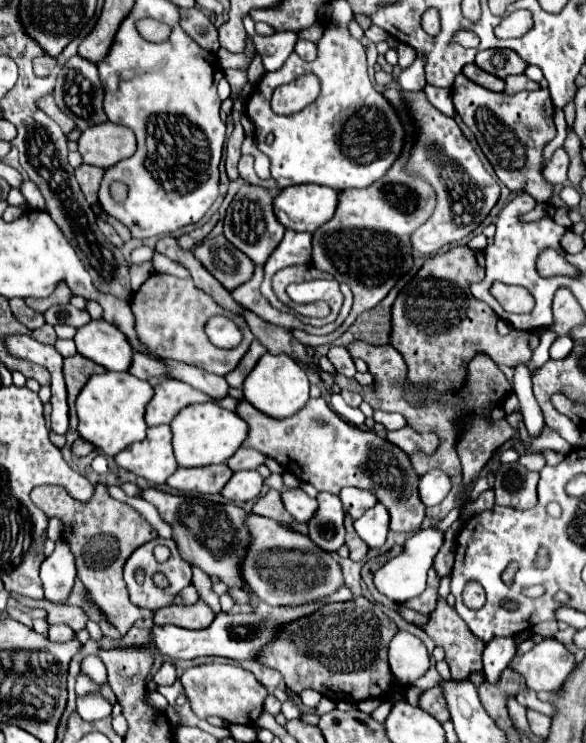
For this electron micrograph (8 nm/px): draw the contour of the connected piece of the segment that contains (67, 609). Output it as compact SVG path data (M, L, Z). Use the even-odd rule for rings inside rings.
M46 603L46 611L48 611L48 621L50 623L66 623L74 631L84 629L86 621L88 621L88 615L84 613L82 607L70 607L70 605L56 607L52 603Z

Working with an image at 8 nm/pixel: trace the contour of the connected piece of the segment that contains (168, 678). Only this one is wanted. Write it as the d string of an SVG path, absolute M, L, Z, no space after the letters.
M166 661L152 679L156 681L156 685L172 685L176 681L176 667L170 661Z

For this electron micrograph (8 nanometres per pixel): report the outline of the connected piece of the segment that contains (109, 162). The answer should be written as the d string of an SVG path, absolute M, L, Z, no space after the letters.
M100 123L88 127L78 139L78 151L88 165L108 169L120 159L128 159L136 151L136 137L128 127L116 123Z

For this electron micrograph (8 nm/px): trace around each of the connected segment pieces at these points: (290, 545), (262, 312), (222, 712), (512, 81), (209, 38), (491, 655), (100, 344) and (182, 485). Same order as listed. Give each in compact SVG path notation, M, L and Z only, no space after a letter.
M246 513L246 527L248 527L248 533L252 535L252 543L248 545L248 555L244 557L244 567L240 567L240 571L244 571L244 581L248 583L248 591L254 597L258 597L260 601L266 601L270 605L314 603L314 601L320 601L322 597L334 593L344 583L340 565L330 557L330 553L316 547L306 535L290 531L290 529L282 527L280 523L276 523L268 517L260 517L256 513Z
M256 267L254 271L254 277L240 285L238 289L232 291L232 297L246 309L254 311L256 315L260 315L262 319L266 319L268 323L274 323L274 325L280 325L280 327L286 327L286 329L304 329L306 325L296 319L292 313L282 313L282 311L276 311L260 293L260 283L264 279L264 271L262 267Z
M204 663L192 667L180 677L180 681L184 685L190 707L198 717L206 719L210 715L216 715L226 723L254 725L262 713L262 705L268 695L264 685L250 671L232 663Z
M510 75L506 77L506 93L516 93L522 89L538 89L540 85L536 81L530 81L526 75Z
M180 7L180 27L206 51L216 53L220 43L218 43L218 31L212 25L212 21L200 11L200 7L192 9L182 9Z
M496 637L492 639L492 643L486 643L482 654L486 681L498 683L502 671L510 665L514 655L516 655L516 645L513 637Z
M90 321L78 329L76 337L78 353L106 367L108 371L128 371L132 363L132 345L126 335L108 321Z
M208 465L208 467L180 467L166 483L172 489L180 491L196 491L196 493L220 493L222 487L232 477L232 469L222 465Z

